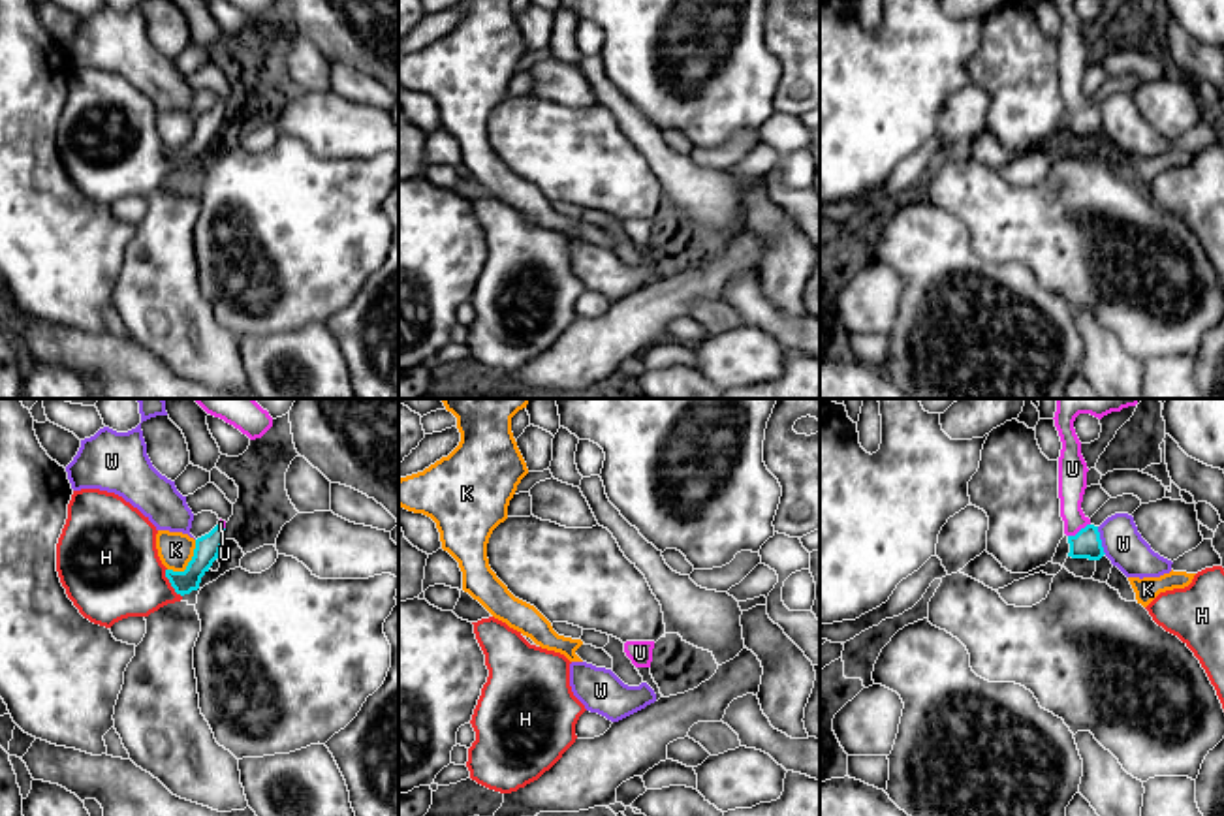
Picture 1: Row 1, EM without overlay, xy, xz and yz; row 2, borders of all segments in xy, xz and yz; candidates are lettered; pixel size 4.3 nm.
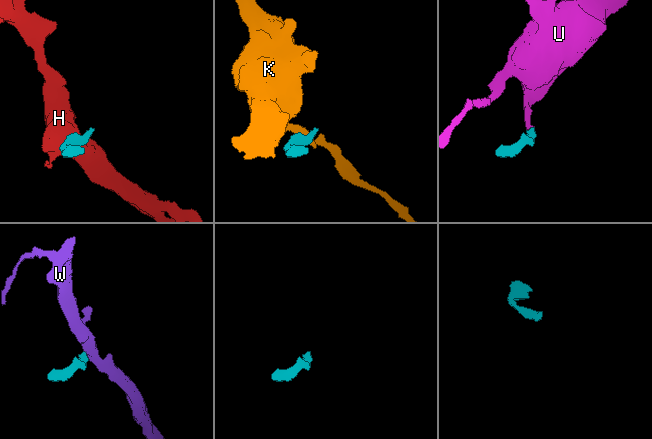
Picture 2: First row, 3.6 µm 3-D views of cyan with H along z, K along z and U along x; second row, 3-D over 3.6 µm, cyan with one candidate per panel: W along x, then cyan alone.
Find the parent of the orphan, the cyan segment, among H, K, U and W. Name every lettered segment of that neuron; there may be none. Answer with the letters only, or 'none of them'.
U

